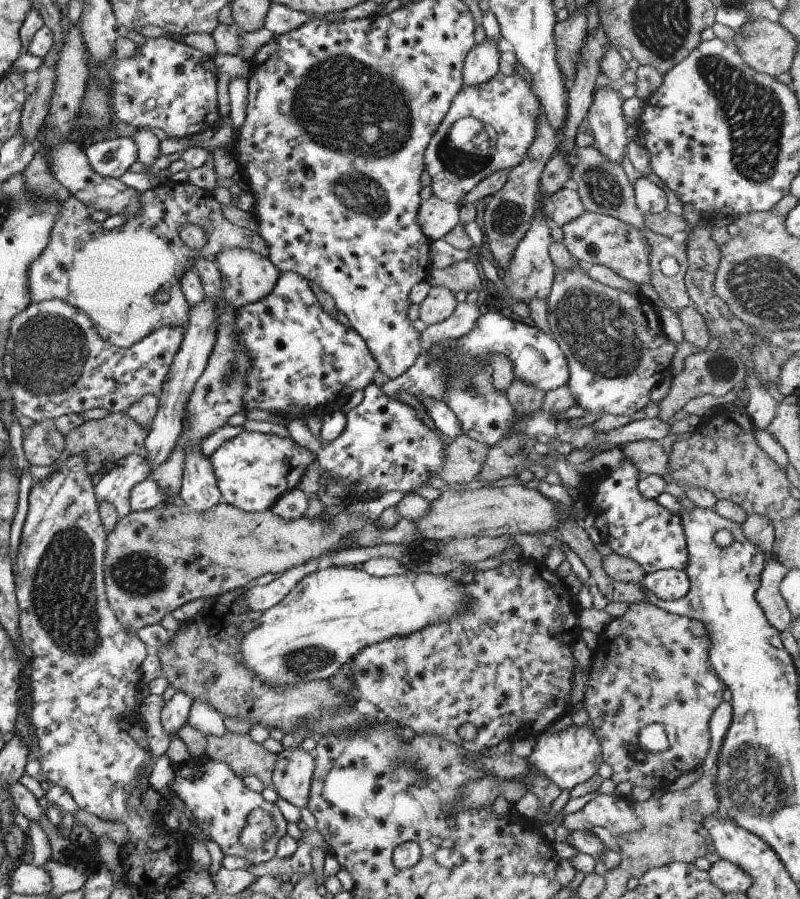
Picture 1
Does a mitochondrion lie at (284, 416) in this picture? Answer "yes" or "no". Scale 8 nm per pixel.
no

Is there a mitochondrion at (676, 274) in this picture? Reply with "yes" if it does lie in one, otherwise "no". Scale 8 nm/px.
no

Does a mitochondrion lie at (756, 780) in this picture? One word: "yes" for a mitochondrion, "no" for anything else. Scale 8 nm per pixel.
yes

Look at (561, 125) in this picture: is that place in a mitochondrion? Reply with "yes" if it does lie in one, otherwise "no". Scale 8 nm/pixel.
no

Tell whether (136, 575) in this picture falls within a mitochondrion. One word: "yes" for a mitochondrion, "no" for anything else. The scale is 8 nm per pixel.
yes

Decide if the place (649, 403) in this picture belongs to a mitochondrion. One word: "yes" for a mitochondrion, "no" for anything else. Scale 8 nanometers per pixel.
no

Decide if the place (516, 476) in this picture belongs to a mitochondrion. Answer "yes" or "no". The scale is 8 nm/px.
no

